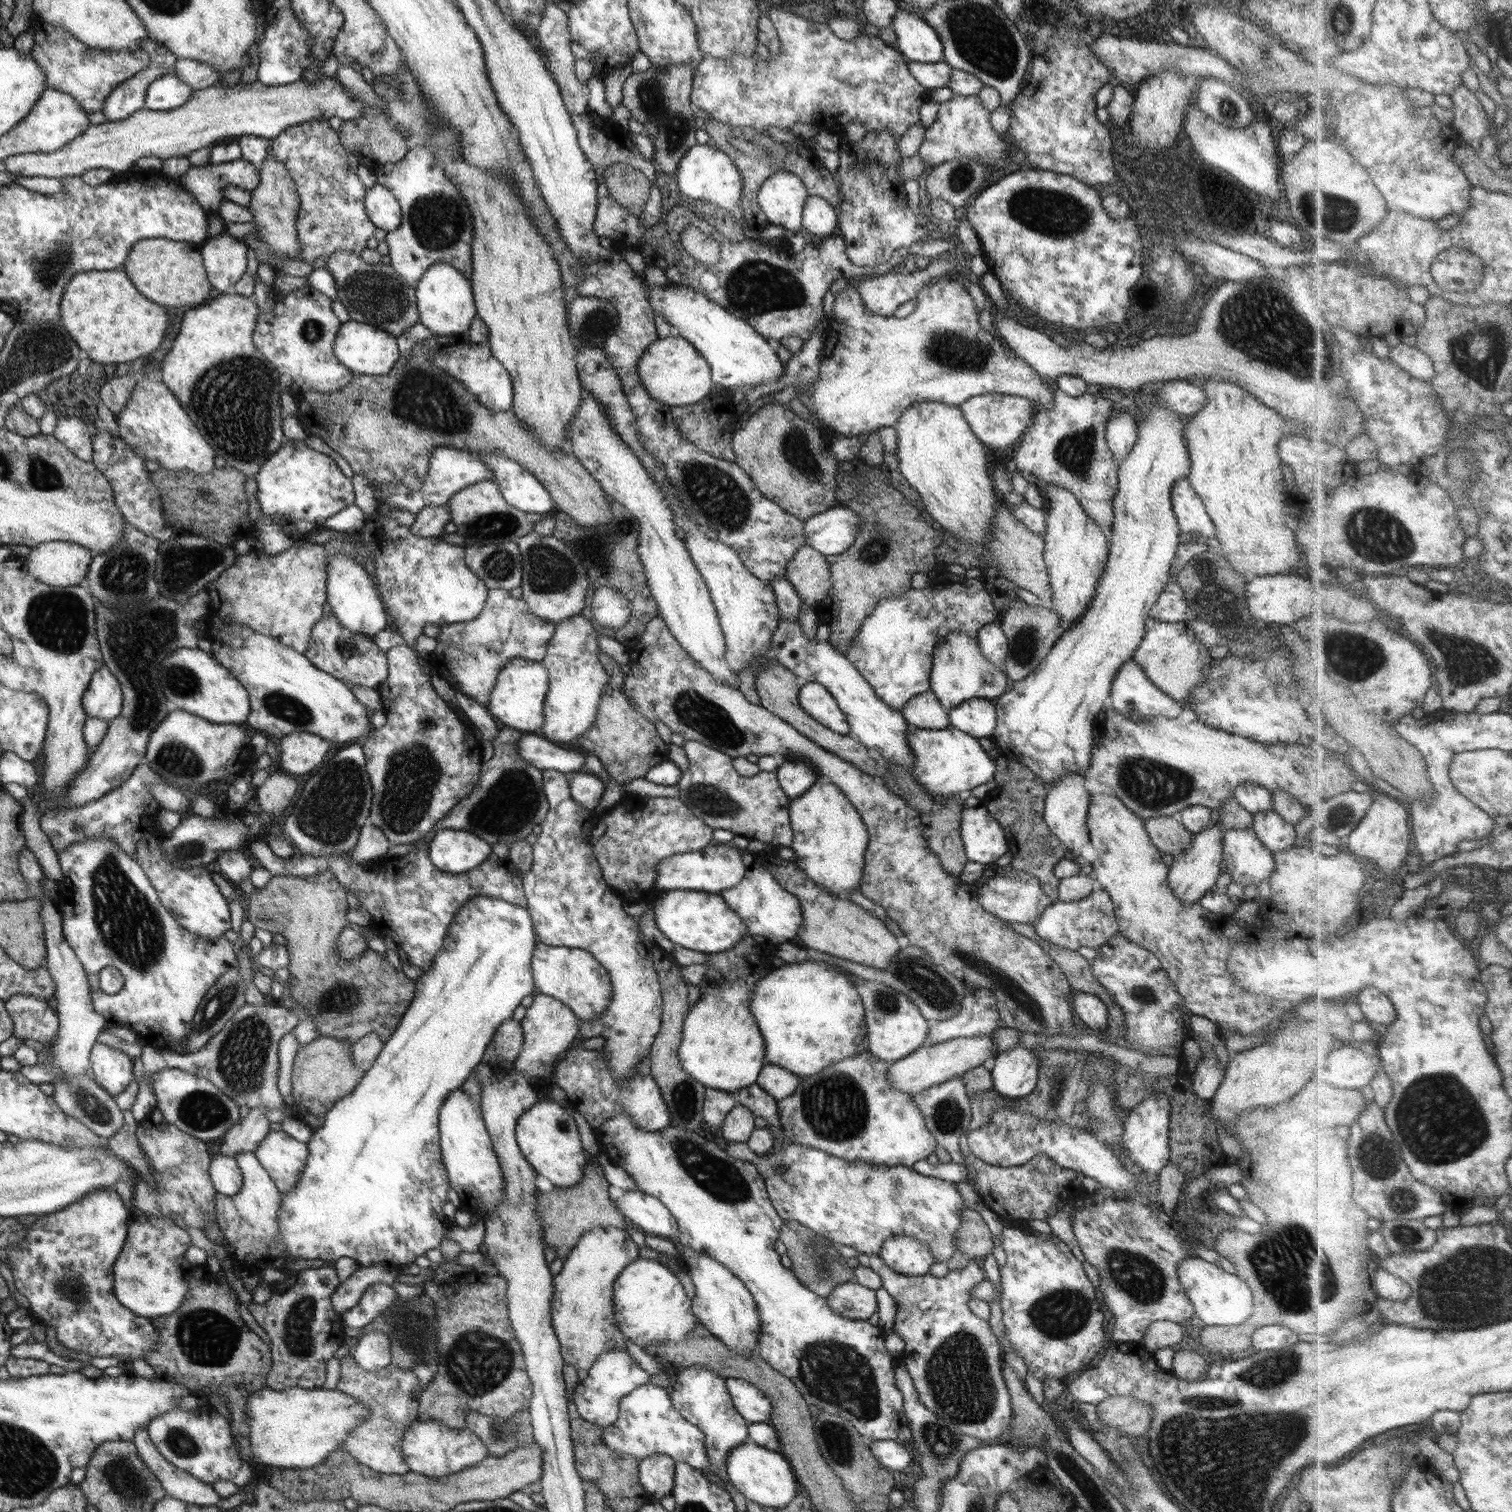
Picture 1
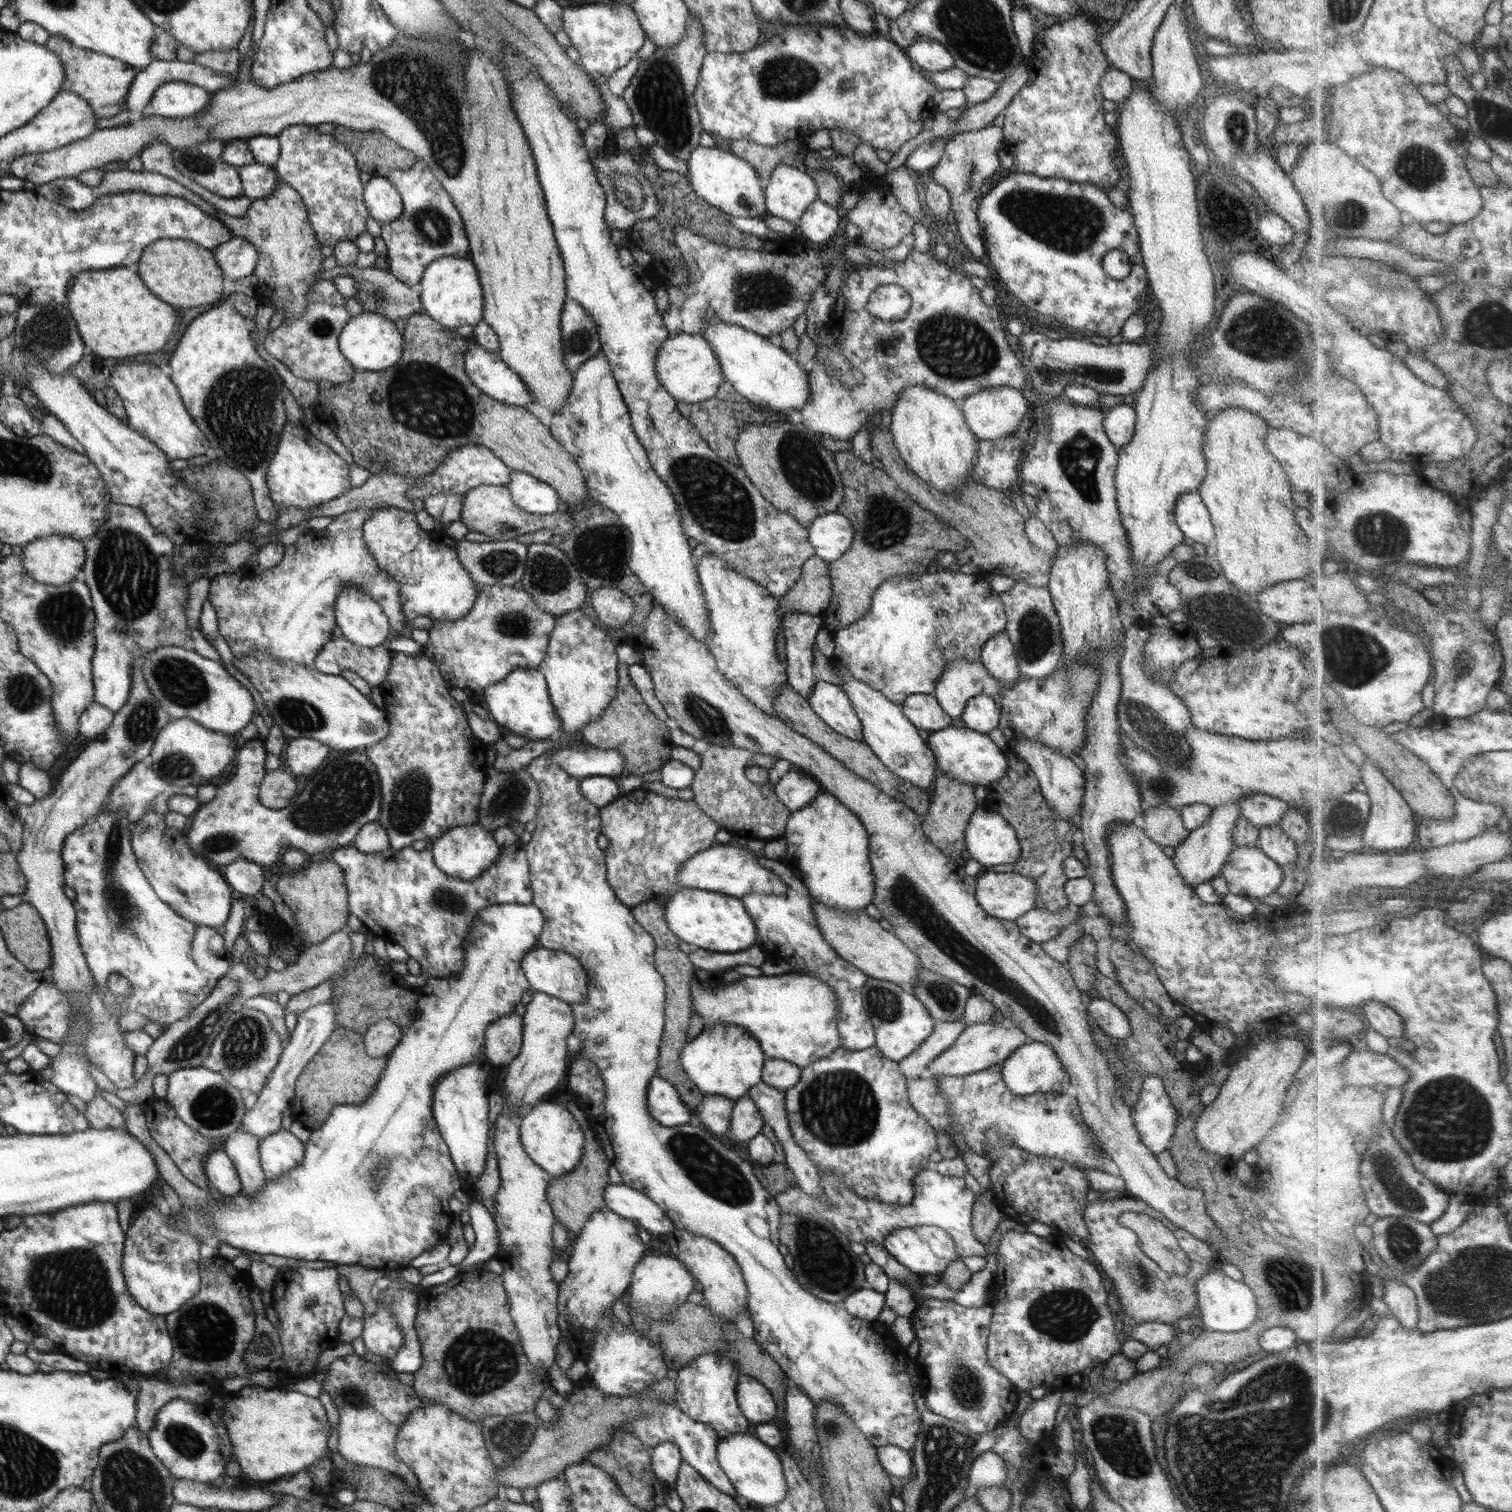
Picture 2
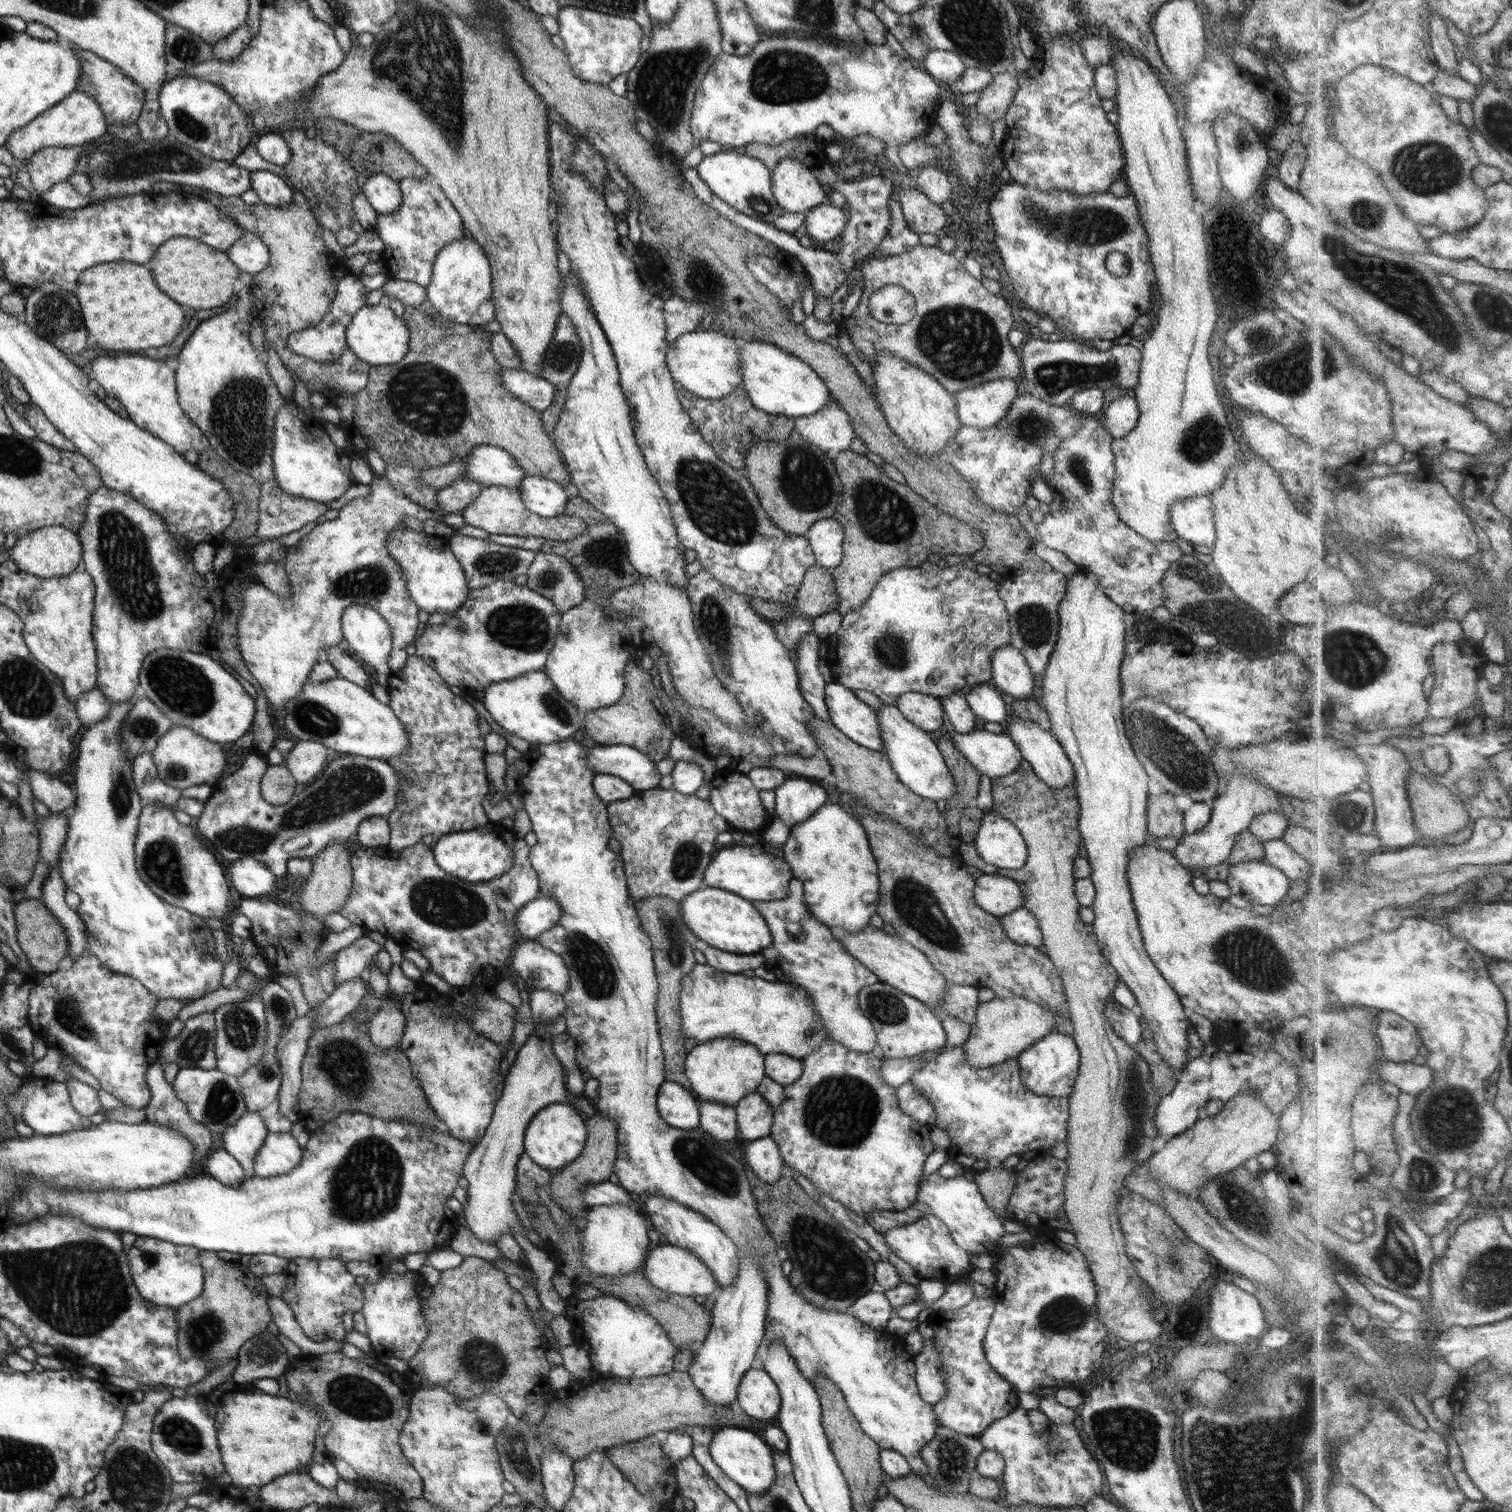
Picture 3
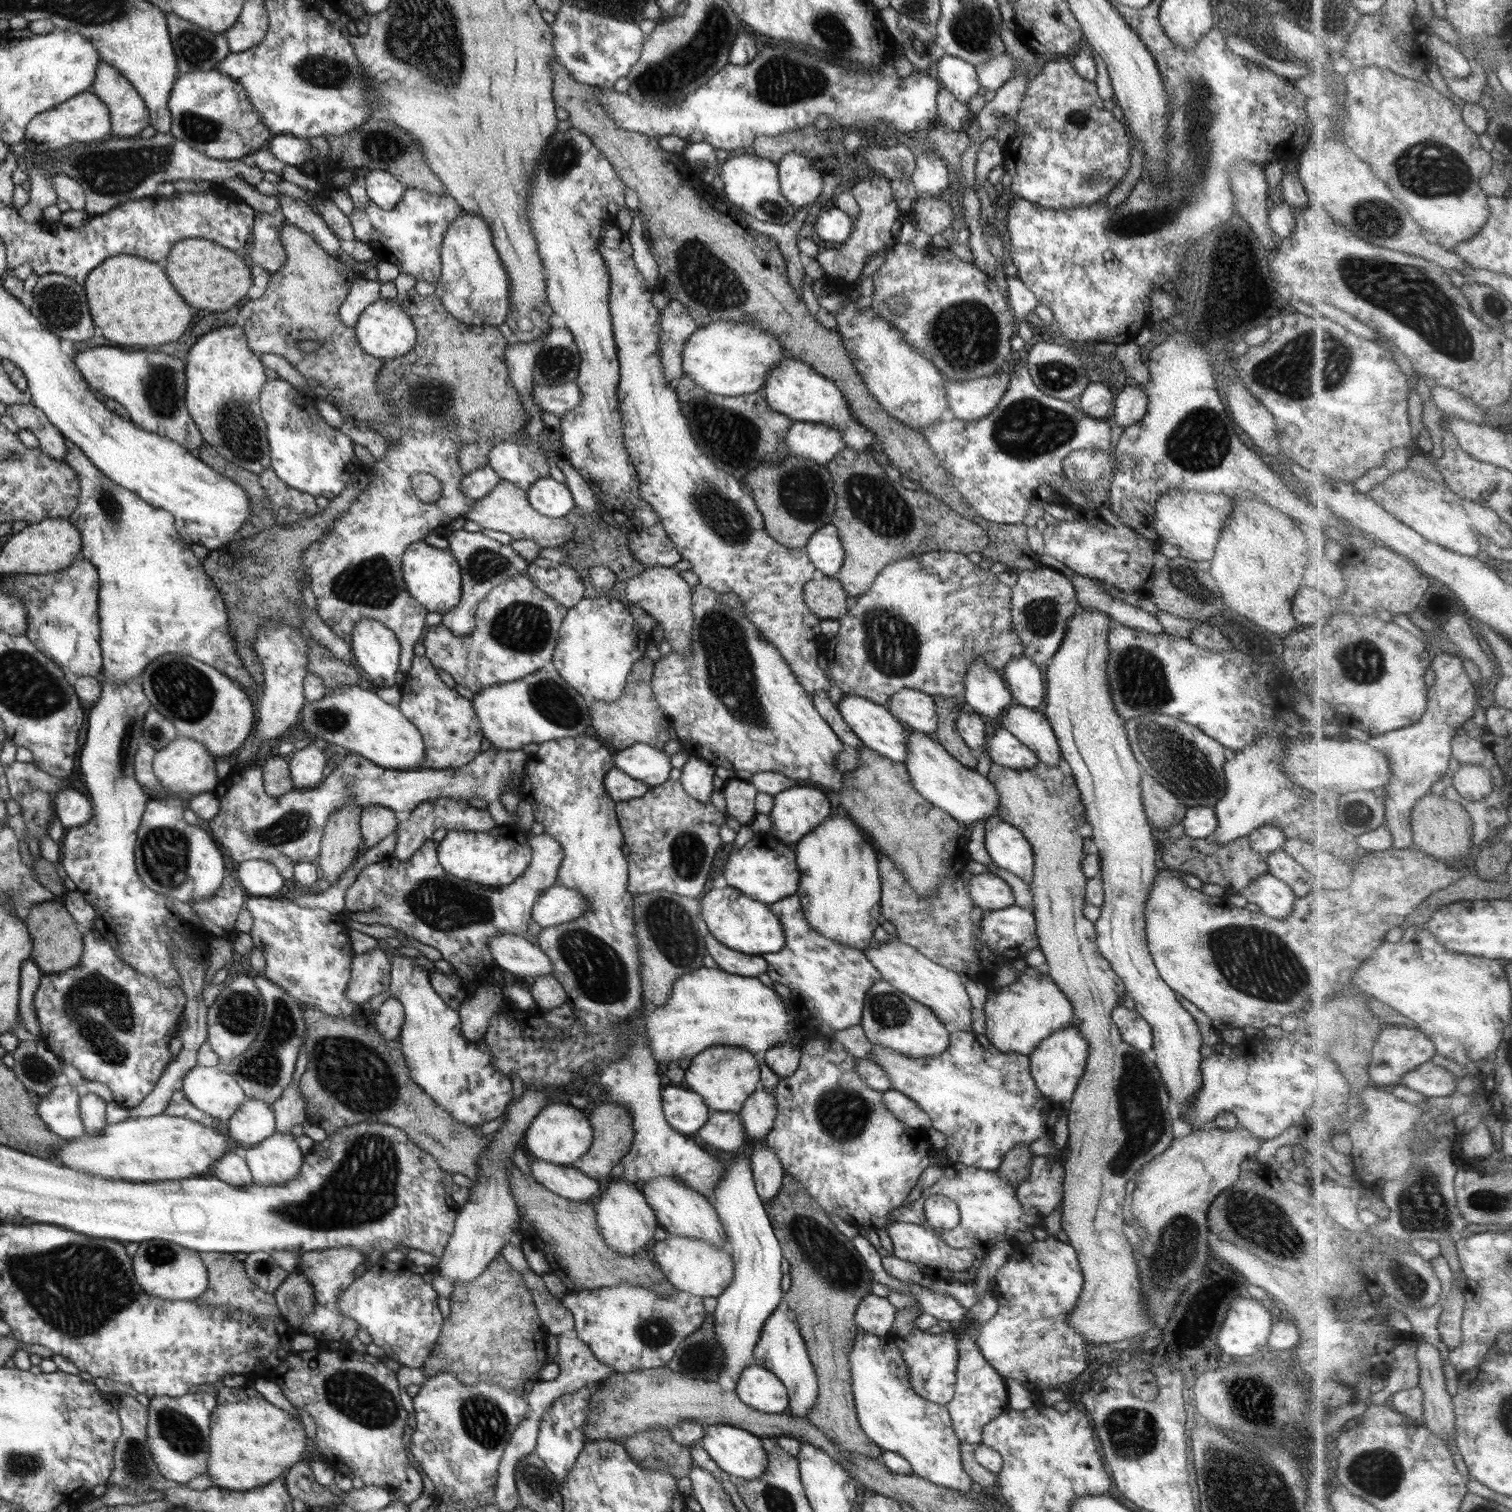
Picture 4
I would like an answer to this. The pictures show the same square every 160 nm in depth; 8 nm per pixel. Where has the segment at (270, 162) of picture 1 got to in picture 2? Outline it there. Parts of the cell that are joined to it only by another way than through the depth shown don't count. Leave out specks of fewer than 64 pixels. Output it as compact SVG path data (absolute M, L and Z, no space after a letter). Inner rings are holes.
M278 181L274 189L268 196L264 198L252 199L246 215L236 218L228 216L222 211L216 210L220 220L231 230L232 236L249 239L257 247L258 255L257 266L254 269L254 276L257 282L256 300L267 301L270 299L275 306L275 311L284 309L286 319L290 317L301 317L307 305L306 293L309 288L317 283L315 274L324 271L321 267L322 248L320 241L317 240L316 232L313 225L309 223L309 212L305 208L305 202L302 201L300 193L292 185L286 181Z

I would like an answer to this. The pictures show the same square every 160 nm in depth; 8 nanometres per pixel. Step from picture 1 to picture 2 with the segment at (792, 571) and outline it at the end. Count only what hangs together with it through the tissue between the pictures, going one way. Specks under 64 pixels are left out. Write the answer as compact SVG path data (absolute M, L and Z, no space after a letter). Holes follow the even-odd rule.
M810 556L802 566L798 582L779 599L778 616L780 622L786 612L802 612L820 617L822 610L828 608L833 588L828 563L818 556Z

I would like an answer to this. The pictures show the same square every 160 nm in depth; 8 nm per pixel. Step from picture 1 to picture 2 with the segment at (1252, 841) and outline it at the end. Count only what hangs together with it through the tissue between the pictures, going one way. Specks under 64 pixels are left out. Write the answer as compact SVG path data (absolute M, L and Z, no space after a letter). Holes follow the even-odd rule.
M1238 846L1230 851L1227 861L1223 864L1218 876L1222 877L1229 886L1229 892L1245 896L1248 900L1257 902L1275 892L1283 879L1282 867L1274 862L1263 850L1251 846Z

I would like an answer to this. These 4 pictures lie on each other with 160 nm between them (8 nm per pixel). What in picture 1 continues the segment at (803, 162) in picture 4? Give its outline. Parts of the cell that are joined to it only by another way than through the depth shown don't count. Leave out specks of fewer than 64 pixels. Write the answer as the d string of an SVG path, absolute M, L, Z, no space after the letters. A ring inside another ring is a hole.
M777 171L767 178L757 192L758 205L767 216L769 224L782 226L787 233L800 232L805 201L809 194L805 184L791 172Z

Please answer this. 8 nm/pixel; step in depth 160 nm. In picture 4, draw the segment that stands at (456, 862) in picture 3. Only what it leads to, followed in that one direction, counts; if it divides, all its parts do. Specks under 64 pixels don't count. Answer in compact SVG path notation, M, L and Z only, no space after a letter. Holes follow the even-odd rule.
M448 831L443 840L437 843L437 856L446 872L490 888L510 884L522 876L530 864L531 854L528 843L514 842L490 832Z

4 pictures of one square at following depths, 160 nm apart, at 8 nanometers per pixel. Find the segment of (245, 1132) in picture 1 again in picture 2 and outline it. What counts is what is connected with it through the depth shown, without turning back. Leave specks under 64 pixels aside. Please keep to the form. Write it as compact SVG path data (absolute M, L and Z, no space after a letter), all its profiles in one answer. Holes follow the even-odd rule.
M324 1002L304 1009L297 1016L297 1024L288 1044L284 1045L284 1054L280 1063L274 1068L269 1080L262 1088L258 1102L247 1112L241 1122L241 1129L260 1139L278 1132L282 1125L282 1113L292 1106L292 1098L295 1095L295 1084L308 1062L318 1054L322 1046L336 1029L335 1004Z

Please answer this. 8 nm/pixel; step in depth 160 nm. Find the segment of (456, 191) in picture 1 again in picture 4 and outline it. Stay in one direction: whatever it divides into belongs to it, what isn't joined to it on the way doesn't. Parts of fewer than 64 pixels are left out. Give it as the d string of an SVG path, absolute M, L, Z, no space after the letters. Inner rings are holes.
M405 187L404 199L392 210L383 210L369 200L366 211L354 208L349 219L355 238L370 244L379 257L398 265L402 274L410 274L417 281L434 284L441 278L444 233L462 214L457 201L450 195Z

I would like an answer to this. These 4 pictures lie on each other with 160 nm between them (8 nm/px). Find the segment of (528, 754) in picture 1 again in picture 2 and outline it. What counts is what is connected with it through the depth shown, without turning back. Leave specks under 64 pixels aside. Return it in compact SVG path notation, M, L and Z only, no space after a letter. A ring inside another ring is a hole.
M589 748L578 749L556 749L551 754L551 761L557 764L574 778L583 779L592 775L593 777L613 777L630 775L625 770L625 760L619 750L600 750Z

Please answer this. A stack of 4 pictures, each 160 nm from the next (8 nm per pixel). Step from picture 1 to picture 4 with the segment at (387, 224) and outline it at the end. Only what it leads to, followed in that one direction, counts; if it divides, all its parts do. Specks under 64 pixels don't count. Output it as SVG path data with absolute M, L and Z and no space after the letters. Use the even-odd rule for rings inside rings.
M370 172L365 184L370 201L383 210L390 211L404 199L405 185L389 172Z

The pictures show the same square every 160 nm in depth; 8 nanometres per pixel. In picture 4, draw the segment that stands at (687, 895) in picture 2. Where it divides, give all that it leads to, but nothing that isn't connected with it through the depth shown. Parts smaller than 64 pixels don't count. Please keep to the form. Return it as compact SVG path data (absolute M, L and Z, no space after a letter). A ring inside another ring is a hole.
M737 888L711 889L700 900L701 919L710 934L732 950L751 955L778 952L785 943L785 936L778 917L768 908L768 904L758 902Z

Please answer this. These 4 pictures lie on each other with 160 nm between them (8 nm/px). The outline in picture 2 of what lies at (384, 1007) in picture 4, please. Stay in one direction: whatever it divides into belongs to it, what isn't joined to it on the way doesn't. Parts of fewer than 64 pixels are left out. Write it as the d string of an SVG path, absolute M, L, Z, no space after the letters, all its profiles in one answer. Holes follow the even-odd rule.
M379 1020L365 1035L366 1053L373 1058L388 1056L398 1046L402 1036L404 1031L393 1020Z

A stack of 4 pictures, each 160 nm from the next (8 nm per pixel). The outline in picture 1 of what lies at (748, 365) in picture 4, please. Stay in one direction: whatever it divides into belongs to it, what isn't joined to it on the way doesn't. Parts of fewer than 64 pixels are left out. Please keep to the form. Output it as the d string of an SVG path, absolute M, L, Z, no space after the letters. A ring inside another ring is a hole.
M670 336L655 341L642 353L637 364L639 380L648 394L667 407L696 404L702 400L715 385L707 360L685 338Z

